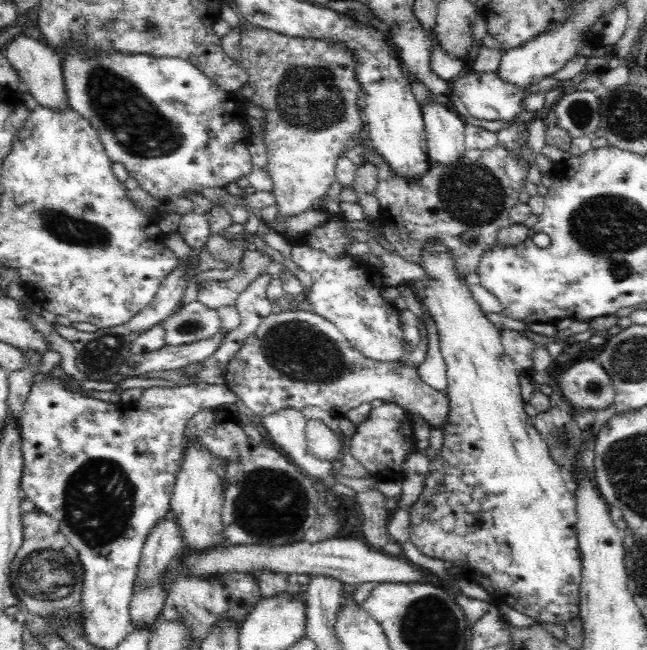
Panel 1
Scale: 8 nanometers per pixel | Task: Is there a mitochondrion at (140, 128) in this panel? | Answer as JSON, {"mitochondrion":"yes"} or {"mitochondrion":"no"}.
{"mitochondrion":"yes"}

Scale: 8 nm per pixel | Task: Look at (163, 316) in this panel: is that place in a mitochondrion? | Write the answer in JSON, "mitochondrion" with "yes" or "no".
{"mitochondrion":"no"}

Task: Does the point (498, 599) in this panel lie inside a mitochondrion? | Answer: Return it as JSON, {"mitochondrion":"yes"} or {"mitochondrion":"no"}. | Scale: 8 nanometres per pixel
{"mitochondrion":"no"}

